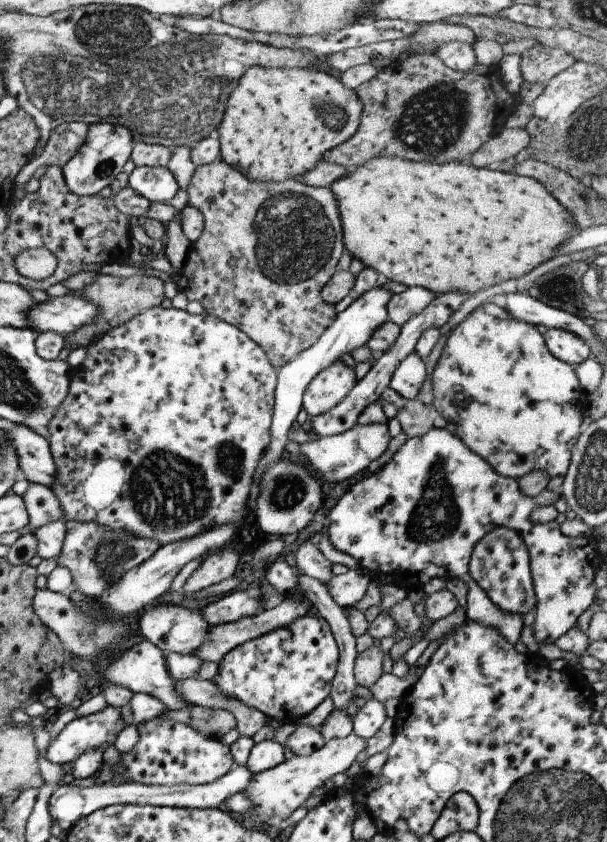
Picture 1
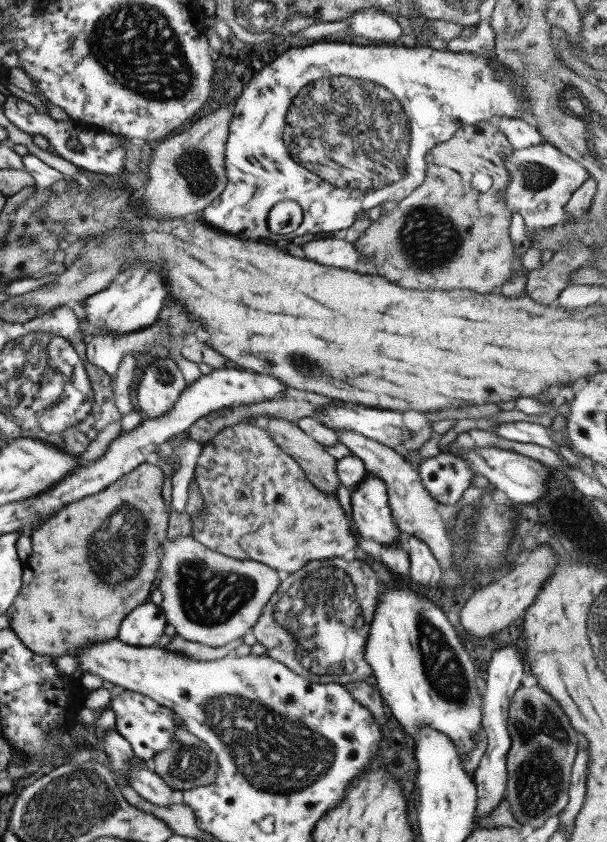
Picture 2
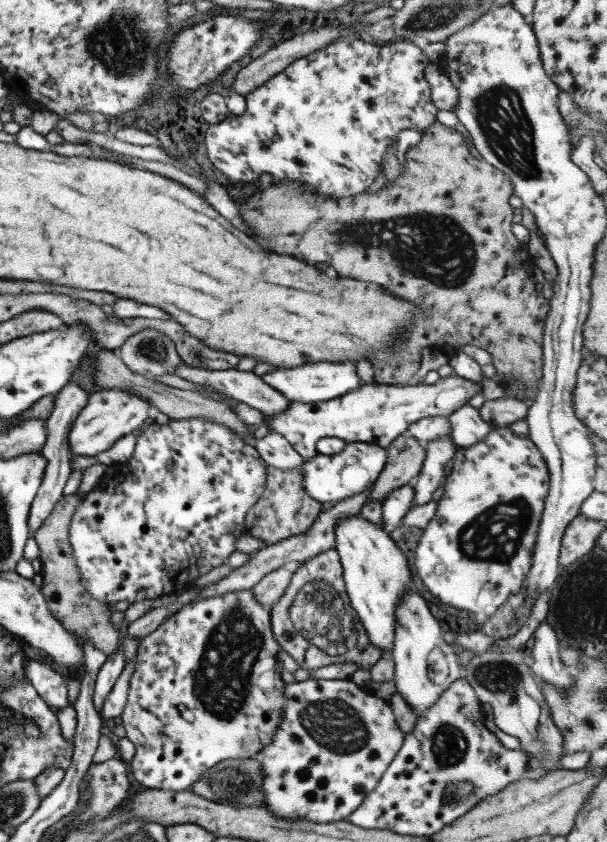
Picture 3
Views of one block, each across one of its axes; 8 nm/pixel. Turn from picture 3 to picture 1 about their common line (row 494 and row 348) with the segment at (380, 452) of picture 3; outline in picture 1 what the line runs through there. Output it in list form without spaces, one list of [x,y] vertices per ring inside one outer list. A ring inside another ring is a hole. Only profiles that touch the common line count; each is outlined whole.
[[[379,284],[367,289],[360,294],[351,304],[348,304],[343,311],[336,314],[333,322],[318,336],[313,346],[300,352],[293,360],[285,363],[276,371],[276,385],[274,388],[274,403],[272,408],[272,421],[269,427],[269,444],[261,457],[260,463],[256,466],[256,474],[253,475],[250,497],[248,498],[248,514],[254,508],[254,500],[258,493],[258,480],[262,472],[276,460],[284,458],[286,450],[285,443],[289,440],[290,430],[295,426],[297,412],[302,409],[302,394],[306,384],[328,364],[341,358],[343,354],[349,354],[354,348],[366,343],[372,332],[387,321],[386,304],[391,293]]]

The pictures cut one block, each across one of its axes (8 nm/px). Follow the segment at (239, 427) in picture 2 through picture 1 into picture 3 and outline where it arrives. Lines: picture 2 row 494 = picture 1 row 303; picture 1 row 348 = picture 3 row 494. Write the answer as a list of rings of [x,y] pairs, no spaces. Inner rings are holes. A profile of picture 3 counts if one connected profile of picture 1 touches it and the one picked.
[[[265,465],[265,484],[259,500],[249,509],[243,520],[243,530],[245,535],[251,538],[259,538],[264,542],[264,546],[275,544],[277,541],[299,534],[307,534],[315,518],[321,510],[321,502],[313,500],[302,487],[301,467],[297,469],[279,470],[269,465]]]

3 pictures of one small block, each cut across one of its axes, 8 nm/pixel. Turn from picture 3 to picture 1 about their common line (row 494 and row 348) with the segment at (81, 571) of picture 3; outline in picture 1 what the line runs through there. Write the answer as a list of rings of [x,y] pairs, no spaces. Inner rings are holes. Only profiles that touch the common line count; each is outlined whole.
[[[158,307],[148,308],[139,314],[133,316],[123,324],[116,327],[110,327],[99,338],[91,341],[86,346],[86,354],[83,361],[69,369],[69,384],[65,398],[57,405],[56,411],[49,419],[46,426],[49,436],[47,436],[47,444],[49,444],[50,453],[55,467],[54,479],[50,484],[51,492],[56,496],[59,506],[62,507],[62,520],[65,521],[79,521],[82,523],[95,523],[98,527],[103,527],[108,531],[123,531],[127,535],[134,537],[141,537],[142,539],[154,540],[159,545],[172,543],[175,541],[182,541],[183,539],[191,538],[192,536],[201,534],[203,531],[219,527],[221,525],[235,525],[241,524],[248,514],[248,498],[250,497],[250,487],[252,486],[253,475],[256,474],[256,466],[260,463],[261,457],[264,455],[269,444],[269,427],[272,421],[272,408],[274,403],[274,388],[276,385],[276,368],[269,364],[266,354],[243,332],[237,330],[232,324],[227,324],[222,320],[216,319],[213,315],[203,313],[200,315],[187,314],[185,309],[176,309],[173,307],[162,308]]]

